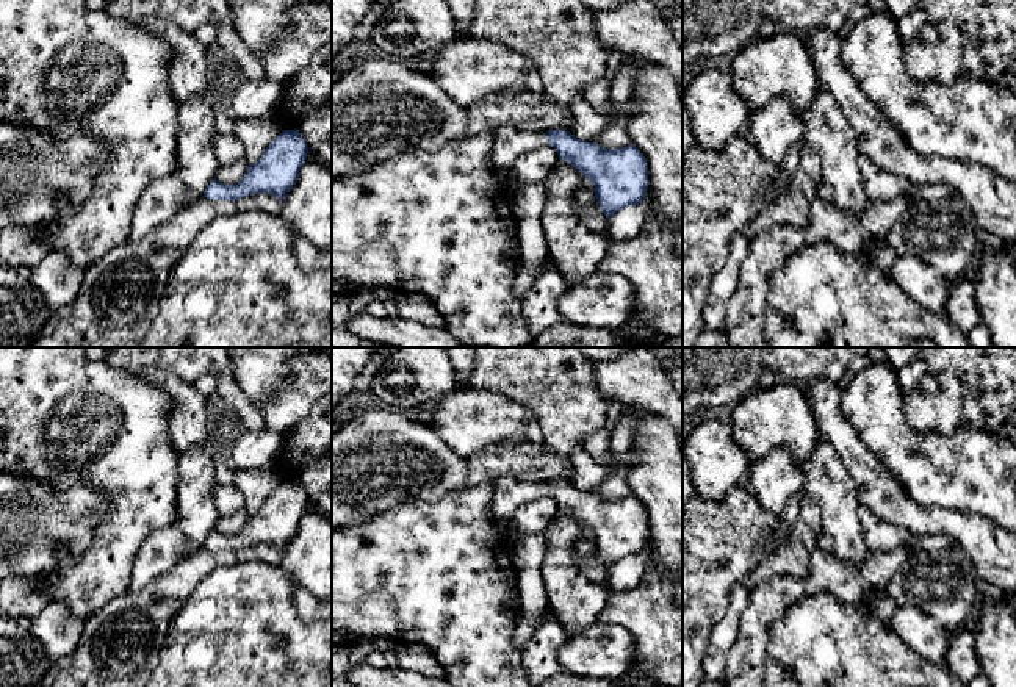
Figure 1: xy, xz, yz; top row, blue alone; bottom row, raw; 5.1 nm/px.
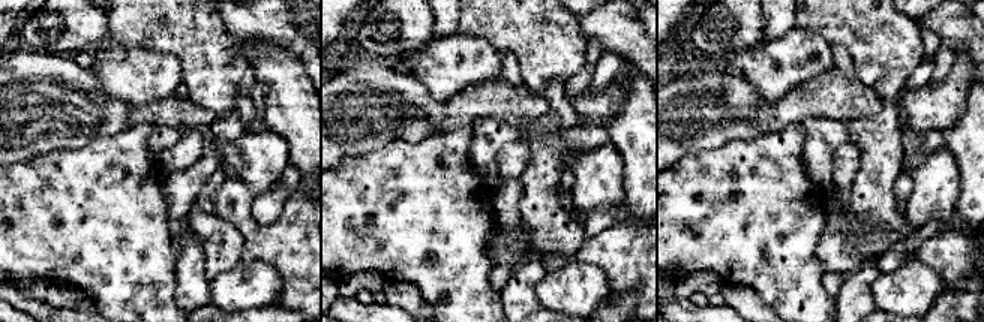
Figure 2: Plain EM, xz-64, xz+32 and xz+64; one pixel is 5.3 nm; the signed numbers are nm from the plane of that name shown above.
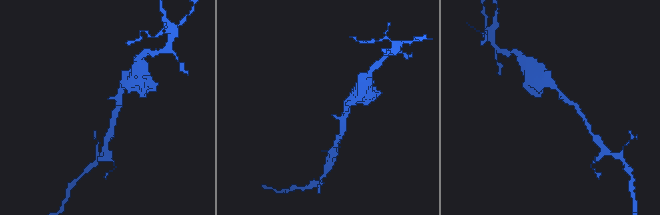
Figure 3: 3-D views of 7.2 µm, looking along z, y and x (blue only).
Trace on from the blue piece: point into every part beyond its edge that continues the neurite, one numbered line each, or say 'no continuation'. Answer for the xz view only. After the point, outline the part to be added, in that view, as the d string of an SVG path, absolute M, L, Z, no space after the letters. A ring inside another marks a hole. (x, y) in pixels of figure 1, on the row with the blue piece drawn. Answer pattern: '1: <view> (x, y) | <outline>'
1: xz (509, 143) | M510 125L493 128L495 142L492 149L492 161L495 172L509 194L517 189L517 178L513 175L513 163L526 152L537 147L549 146L546 131L528 133Z

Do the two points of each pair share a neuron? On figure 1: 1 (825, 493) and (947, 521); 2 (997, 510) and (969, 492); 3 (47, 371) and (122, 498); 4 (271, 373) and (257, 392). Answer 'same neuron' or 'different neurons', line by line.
1: different neurons
2: same neuron
3: same neuron
4: same neuron

